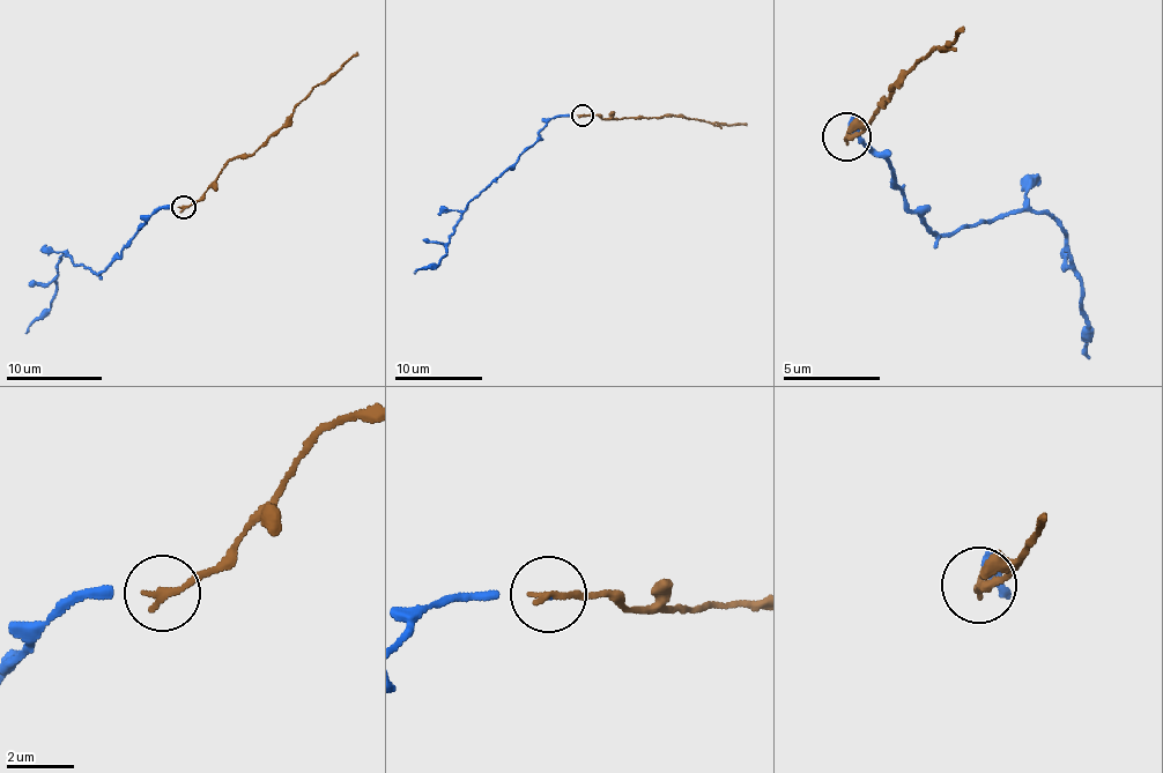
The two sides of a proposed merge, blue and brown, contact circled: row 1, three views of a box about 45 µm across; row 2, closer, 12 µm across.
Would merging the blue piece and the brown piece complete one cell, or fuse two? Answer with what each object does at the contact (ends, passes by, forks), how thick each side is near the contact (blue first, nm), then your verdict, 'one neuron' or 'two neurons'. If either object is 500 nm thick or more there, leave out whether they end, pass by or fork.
blue ends | brown ends | 50/200 nm | one neuron

